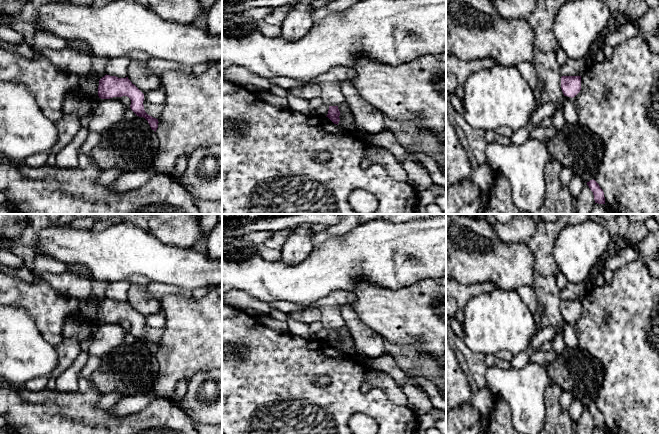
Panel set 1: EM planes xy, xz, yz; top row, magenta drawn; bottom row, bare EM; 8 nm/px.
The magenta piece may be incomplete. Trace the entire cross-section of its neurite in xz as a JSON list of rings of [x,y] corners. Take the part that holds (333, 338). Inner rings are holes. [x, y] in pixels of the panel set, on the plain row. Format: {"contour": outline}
{"contour": [[[329,330],[328,338],[326,341],[328,341],[334,348],[339,347],[340,345],[340,335],[338,333],[338,330]]]}

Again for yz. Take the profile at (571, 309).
{"contour": [[[562,300],[561,313],[564,320],[575,321],[581,314],[581,300]]]}

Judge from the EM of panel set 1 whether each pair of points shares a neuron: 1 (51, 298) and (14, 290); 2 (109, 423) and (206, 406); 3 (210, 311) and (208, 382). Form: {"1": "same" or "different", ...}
{"1": "same", "2": "different", "3": "different"}

